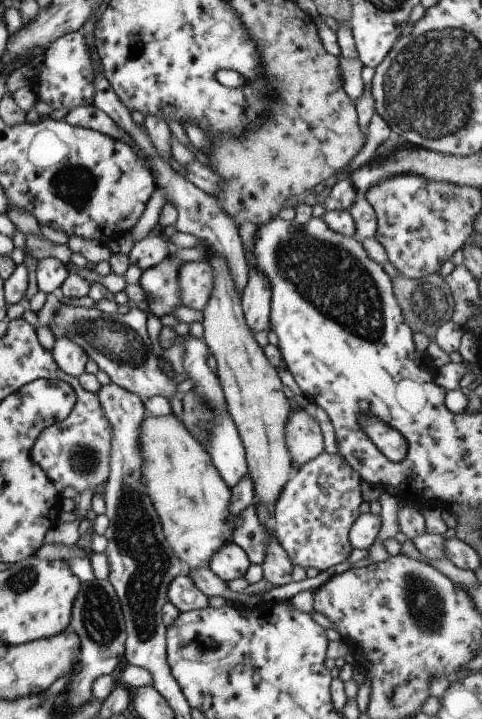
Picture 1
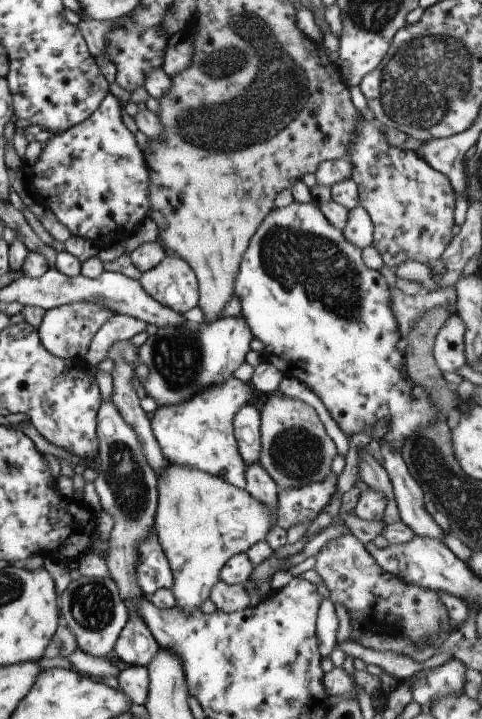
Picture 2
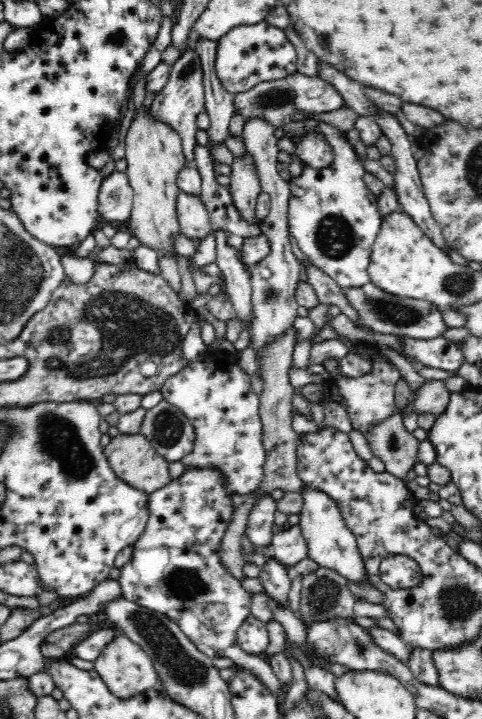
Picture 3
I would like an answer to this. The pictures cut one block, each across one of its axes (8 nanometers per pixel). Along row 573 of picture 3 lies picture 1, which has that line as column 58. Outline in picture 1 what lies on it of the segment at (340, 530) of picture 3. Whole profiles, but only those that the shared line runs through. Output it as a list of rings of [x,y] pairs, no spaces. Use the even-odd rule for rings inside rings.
[[[66,336],[56,337],[51,354],[56,365],[65,374],[79,377],[85,372],[89,356],[79,345],[76,345],[76,342],[70,341],[70,338]]]

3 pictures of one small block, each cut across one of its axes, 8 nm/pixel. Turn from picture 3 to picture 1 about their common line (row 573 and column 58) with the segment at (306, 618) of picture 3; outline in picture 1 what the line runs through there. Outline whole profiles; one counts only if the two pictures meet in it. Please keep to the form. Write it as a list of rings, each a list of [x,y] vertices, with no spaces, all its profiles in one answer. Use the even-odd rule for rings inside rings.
[[[63,305],[48,325],[54,337],[66,336],[76,342],[108,374],[117,386],[136,394],[143,402],[152,396],[180,397],[172,377],[164,375],[159,367],[159,356],[153,354],[154,346],[148,335],[147,315],[138,308],[106,313],[98,308]]]

